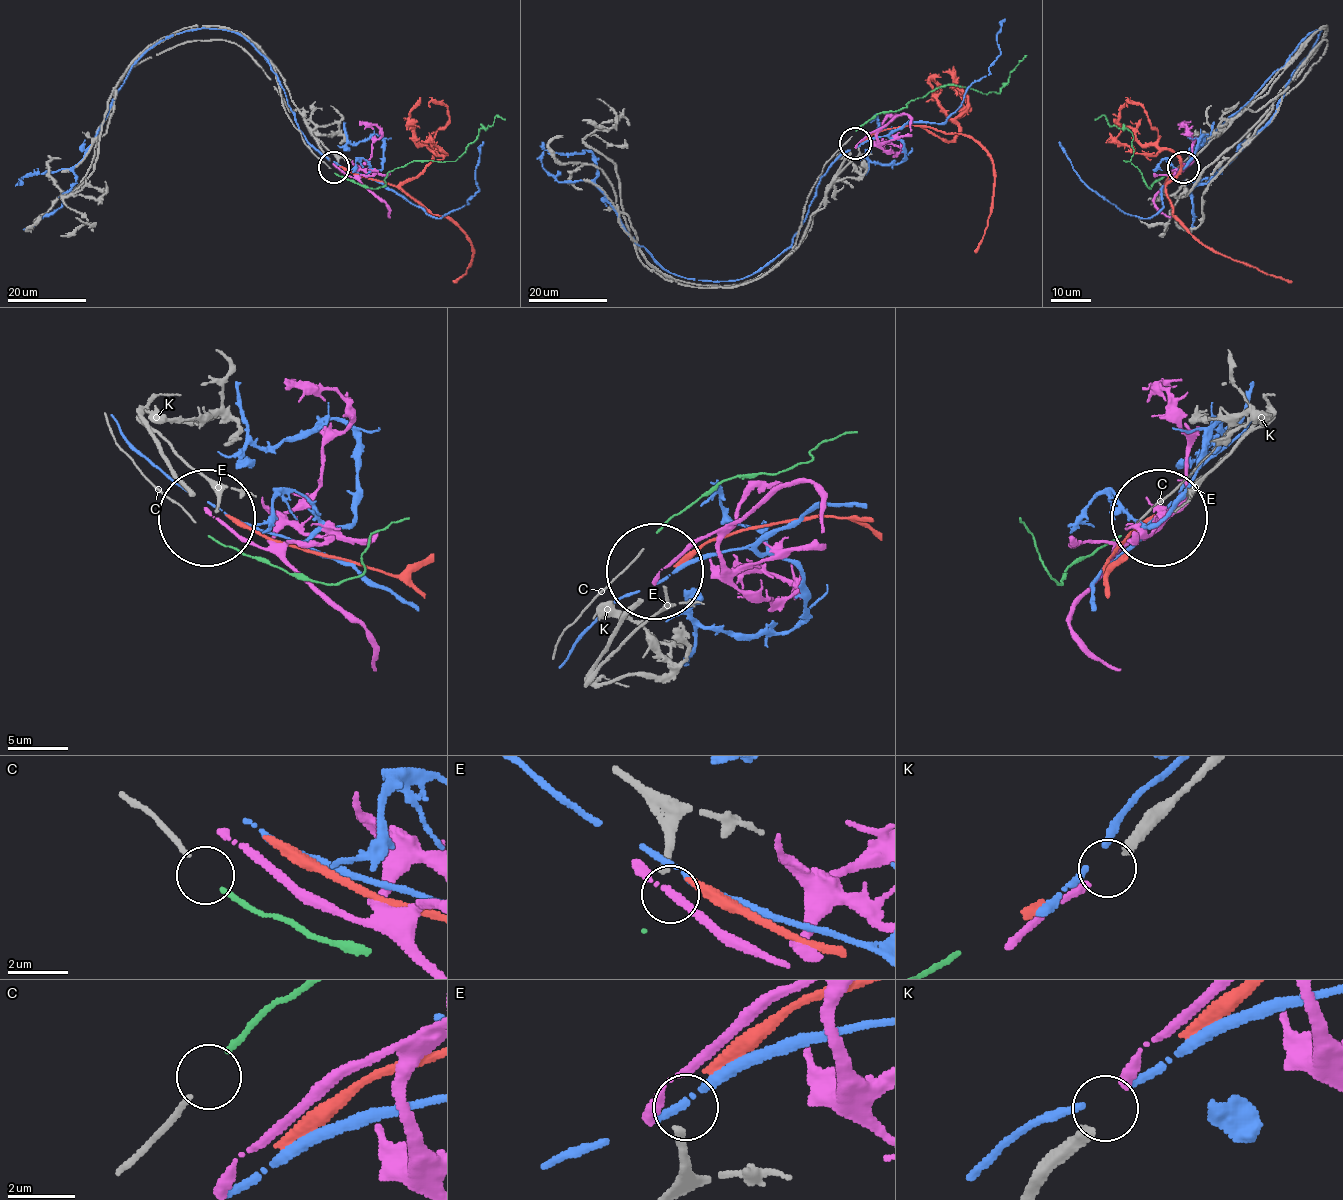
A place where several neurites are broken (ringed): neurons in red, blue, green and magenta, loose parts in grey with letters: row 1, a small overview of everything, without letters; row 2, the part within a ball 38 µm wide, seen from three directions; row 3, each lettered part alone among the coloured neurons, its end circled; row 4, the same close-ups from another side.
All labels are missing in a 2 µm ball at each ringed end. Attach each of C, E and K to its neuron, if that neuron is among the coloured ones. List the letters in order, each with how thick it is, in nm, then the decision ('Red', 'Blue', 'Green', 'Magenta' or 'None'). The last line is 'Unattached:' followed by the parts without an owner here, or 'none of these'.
C: Thickness 160 nm. Green
E: Thickness 240 nm. None
K: Thickness 360 nm. Magenta
Unattached: E

